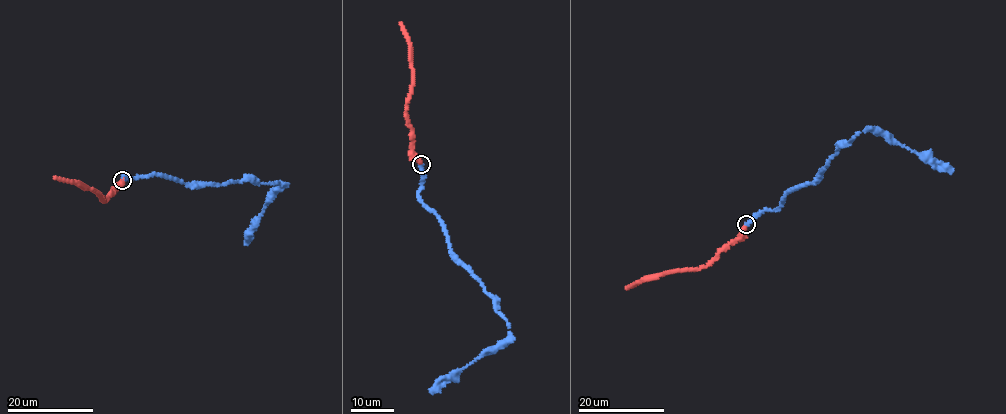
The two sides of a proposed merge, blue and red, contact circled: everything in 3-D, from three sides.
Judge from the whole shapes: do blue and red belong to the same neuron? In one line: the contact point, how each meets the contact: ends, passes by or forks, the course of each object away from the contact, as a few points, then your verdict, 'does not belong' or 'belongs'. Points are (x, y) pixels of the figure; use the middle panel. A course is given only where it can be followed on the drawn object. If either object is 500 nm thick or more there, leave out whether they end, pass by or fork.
at (421, 164); blue ends there; red ends there; blue runs (421, 165), (417, 196), (443, 226), (450, 253), (479, 281), (509, 328), (507, 338), (440, 380), (431, 393); red runs (421, 165), (413, 151), (406, 112), (412, 89), (409, 37), (400, 22); belongs

